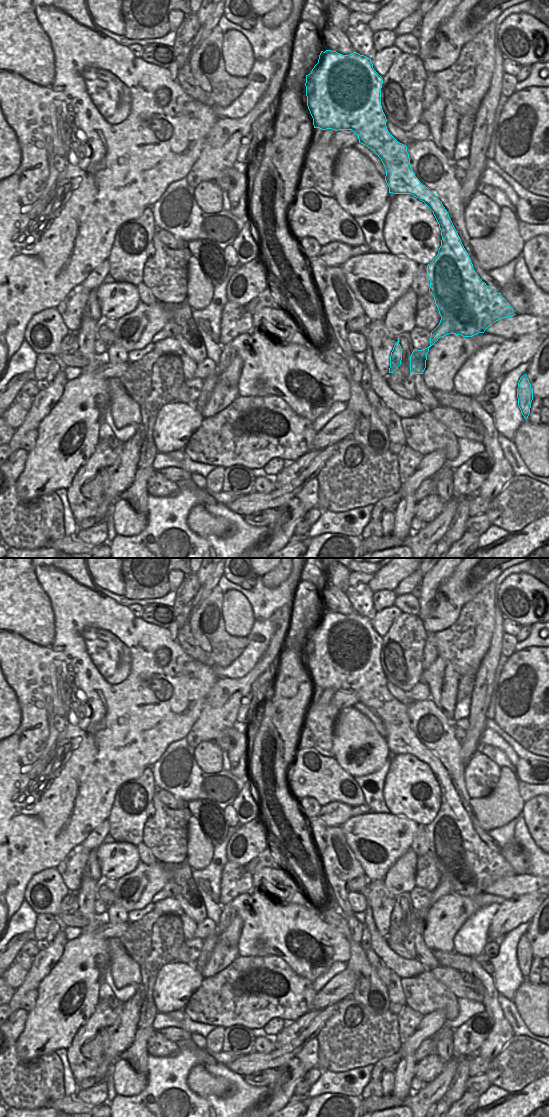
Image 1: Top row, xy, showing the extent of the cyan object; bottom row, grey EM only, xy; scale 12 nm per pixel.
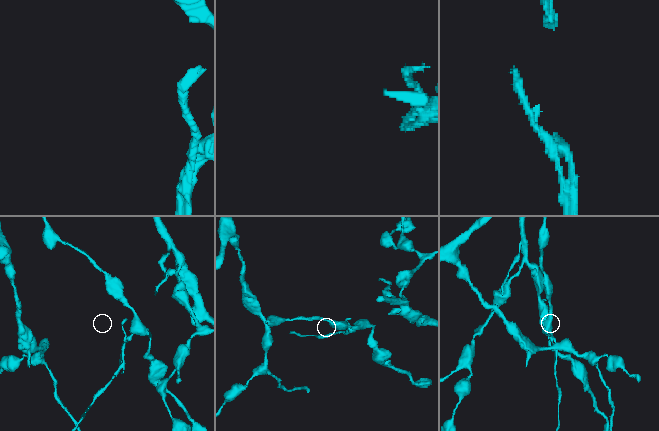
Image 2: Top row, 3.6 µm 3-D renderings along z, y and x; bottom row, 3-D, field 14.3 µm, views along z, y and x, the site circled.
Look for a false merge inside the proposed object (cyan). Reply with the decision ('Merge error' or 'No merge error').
Merge error

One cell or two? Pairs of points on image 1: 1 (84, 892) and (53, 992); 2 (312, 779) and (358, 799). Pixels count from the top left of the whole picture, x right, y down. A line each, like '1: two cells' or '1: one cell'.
1: one cell
2: one cell

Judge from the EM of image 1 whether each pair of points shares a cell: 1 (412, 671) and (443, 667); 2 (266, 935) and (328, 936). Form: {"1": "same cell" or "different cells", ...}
{"1": "different cells", "2": "same cell"}

